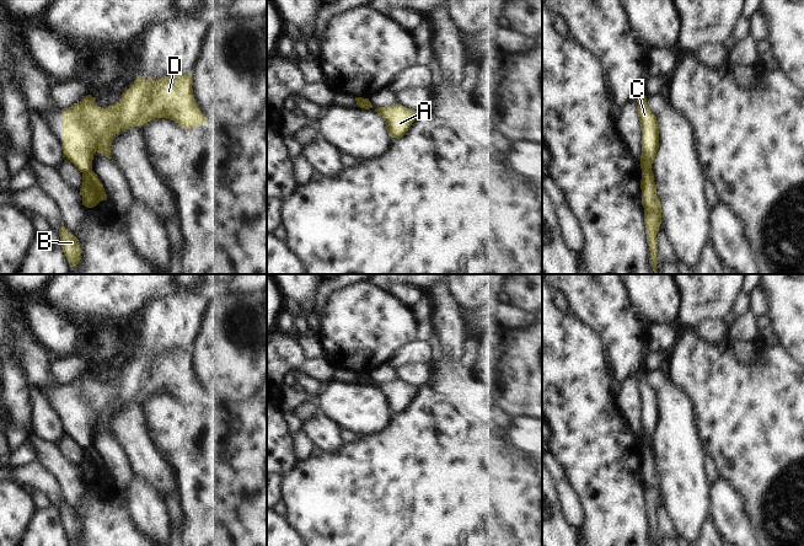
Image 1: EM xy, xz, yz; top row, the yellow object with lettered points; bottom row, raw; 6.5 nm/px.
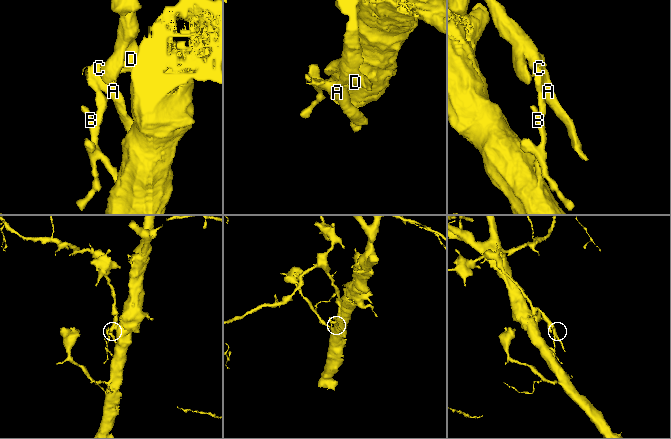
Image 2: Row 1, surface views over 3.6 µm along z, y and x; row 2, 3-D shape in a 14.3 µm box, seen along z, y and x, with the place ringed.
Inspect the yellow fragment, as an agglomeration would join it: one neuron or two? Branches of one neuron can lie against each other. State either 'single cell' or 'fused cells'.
fused cells

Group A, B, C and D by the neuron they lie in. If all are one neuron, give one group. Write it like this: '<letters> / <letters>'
A C D / B

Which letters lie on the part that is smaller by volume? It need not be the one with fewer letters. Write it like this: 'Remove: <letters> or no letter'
Remove: A, C, D

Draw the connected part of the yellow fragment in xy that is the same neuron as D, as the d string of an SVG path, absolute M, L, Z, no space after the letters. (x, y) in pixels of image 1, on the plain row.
M191 349L170 350L155 355L145 355L136 352L134 359L122 370L119 378L104 384L95 379L95 373L85 371L80 378L69 384L63 384L63 433L66 433L75 443L87 449L92 445L93 429L103 429L111 433L111 419L114 412L130 403L141 403L155 394L170 394L182 405L200 402L208 394L202 389L193 370L193 353Z

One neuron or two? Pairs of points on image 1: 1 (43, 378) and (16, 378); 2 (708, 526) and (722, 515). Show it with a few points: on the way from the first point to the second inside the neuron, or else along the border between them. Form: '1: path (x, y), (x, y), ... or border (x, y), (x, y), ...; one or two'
1: border (17, 351), (28, 386); two
2: border (711, 518), (718, 533); two

